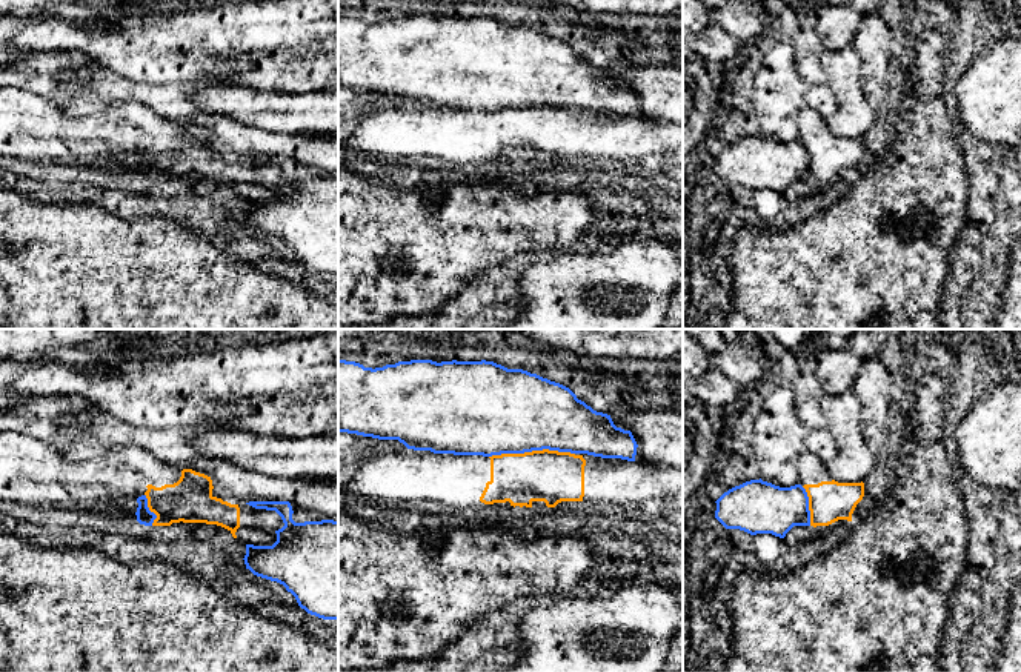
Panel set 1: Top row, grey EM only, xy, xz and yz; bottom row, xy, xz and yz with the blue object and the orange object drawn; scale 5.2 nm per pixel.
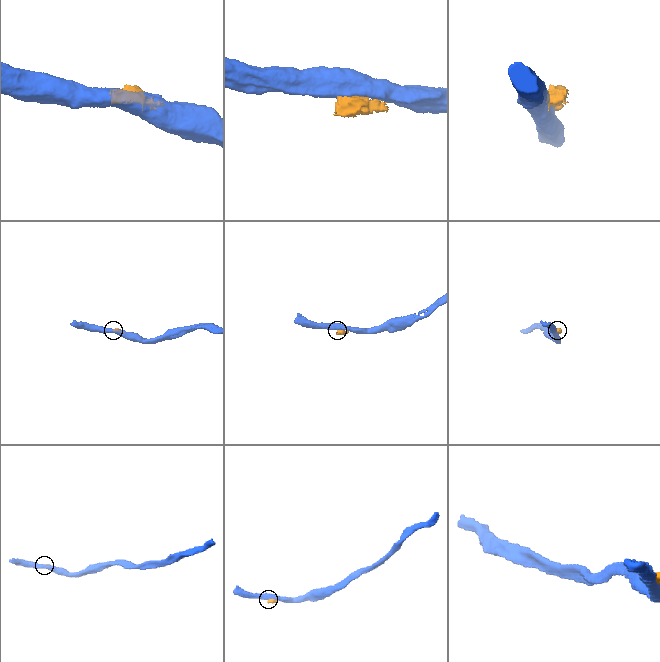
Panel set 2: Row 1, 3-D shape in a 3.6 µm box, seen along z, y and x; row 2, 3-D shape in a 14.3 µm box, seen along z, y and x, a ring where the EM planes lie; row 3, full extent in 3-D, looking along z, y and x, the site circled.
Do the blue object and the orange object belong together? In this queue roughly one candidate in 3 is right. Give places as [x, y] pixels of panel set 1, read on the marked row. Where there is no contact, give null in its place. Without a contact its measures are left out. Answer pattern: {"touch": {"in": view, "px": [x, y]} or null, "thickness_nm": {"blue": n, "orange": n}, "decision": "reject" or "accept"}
{"touch": {"in": "xz", "px": [531, 451]}, "thickness_nm": {"blue": 440, "orange": 280}, "decision": "reject"}

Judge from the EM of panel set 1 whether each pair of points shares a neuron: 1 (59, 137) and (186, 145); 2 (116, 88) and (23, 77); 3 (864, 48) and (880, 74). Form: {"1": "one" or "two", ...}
{"1": "one", "2": "one", "3": "one"}

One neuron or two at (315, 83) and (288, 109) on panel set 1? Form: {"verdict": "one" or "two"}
{"verdict": "two"}

